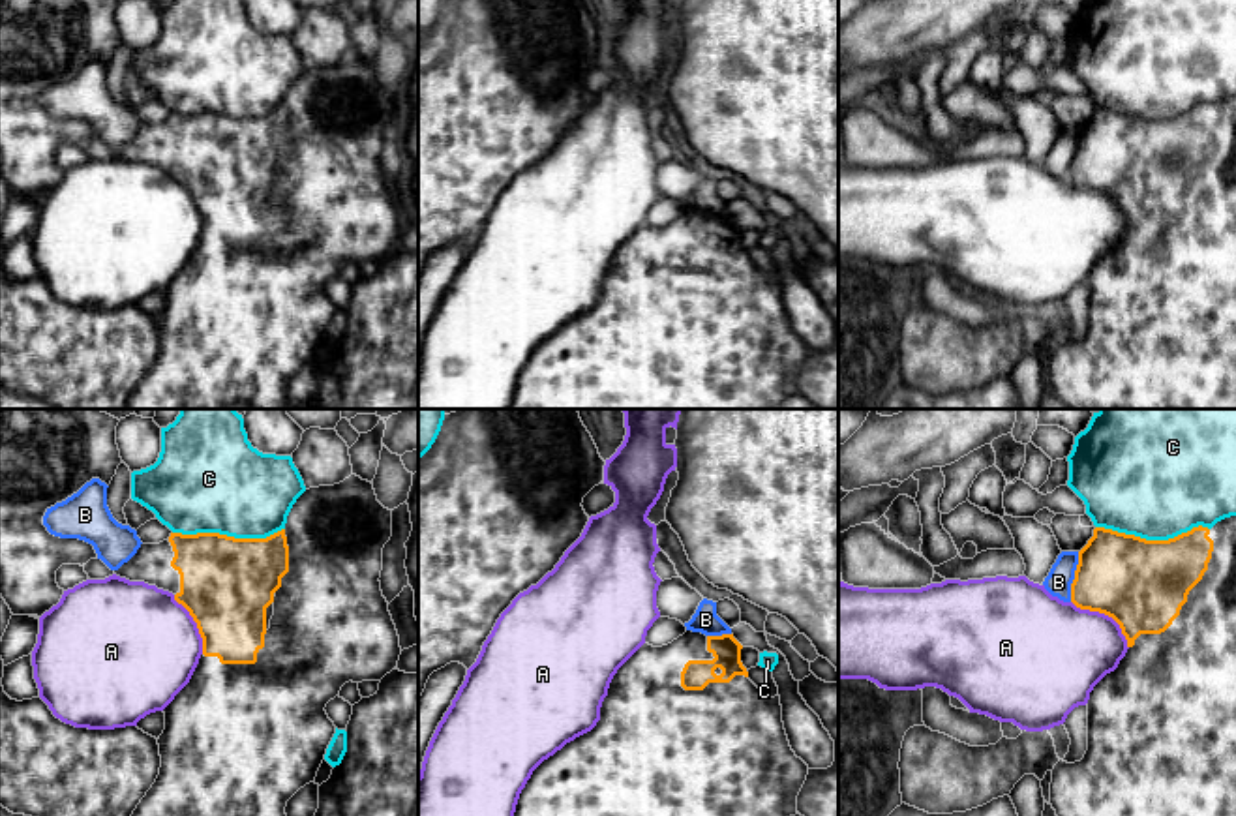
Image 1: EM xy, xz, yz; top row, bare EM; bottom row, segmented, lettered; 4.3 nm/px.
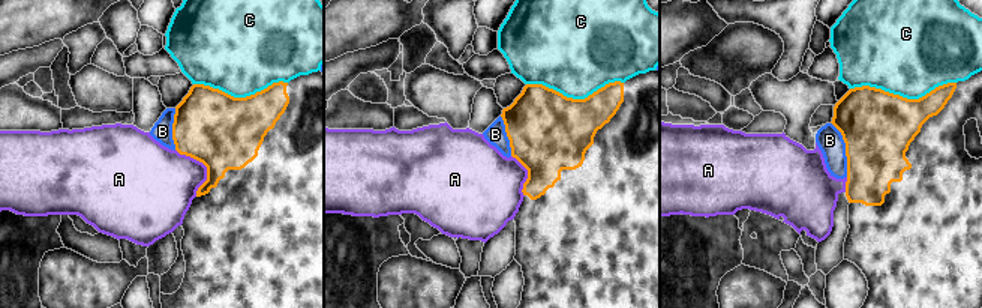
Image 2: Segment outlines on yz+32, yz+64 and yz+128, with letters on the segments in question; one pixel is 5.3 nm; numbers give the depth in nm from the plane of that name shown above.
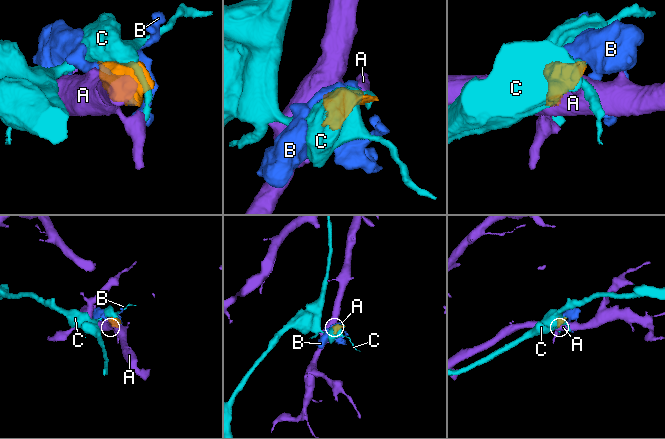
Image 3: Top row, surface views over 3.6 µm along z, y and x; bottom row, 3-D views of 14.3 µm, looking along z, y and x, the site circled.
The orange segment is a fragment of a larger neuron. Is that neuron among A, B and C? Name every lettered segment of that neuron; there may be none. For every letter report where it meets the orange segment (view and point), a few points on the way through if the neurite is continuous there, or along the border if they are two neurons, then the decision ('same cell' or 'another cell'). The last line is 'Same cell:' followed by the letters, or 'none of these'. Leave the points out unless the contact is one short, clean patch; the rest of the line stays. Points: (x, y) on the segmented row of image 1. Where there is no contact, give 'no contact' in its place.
A: contact yz (1107, 614); another cell
B: contact yz (1075, 576); another cell
C: contact yz (1152, 541); another cell
Same cell: none of these

